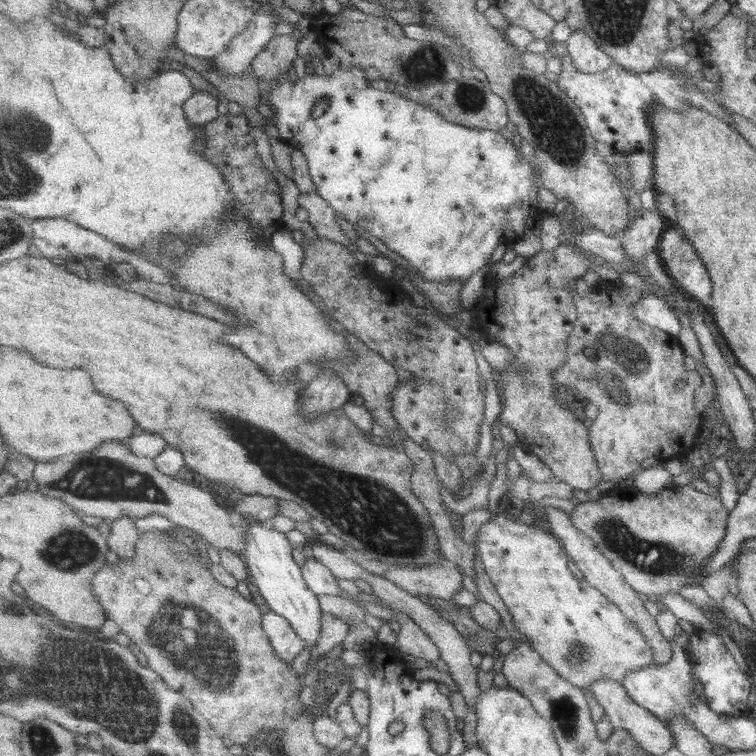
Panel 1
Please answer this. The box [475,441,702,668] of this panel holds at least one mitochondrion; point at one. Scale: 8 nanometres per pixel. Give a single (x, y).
(654, 558)

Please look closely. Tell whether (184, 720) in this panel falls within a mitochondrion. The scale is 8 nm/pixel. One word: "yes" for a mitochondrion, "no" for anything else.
yes

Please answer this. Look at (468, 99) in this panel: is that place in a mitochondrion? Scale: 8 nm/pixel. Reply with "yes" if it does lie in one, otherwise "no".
yes

